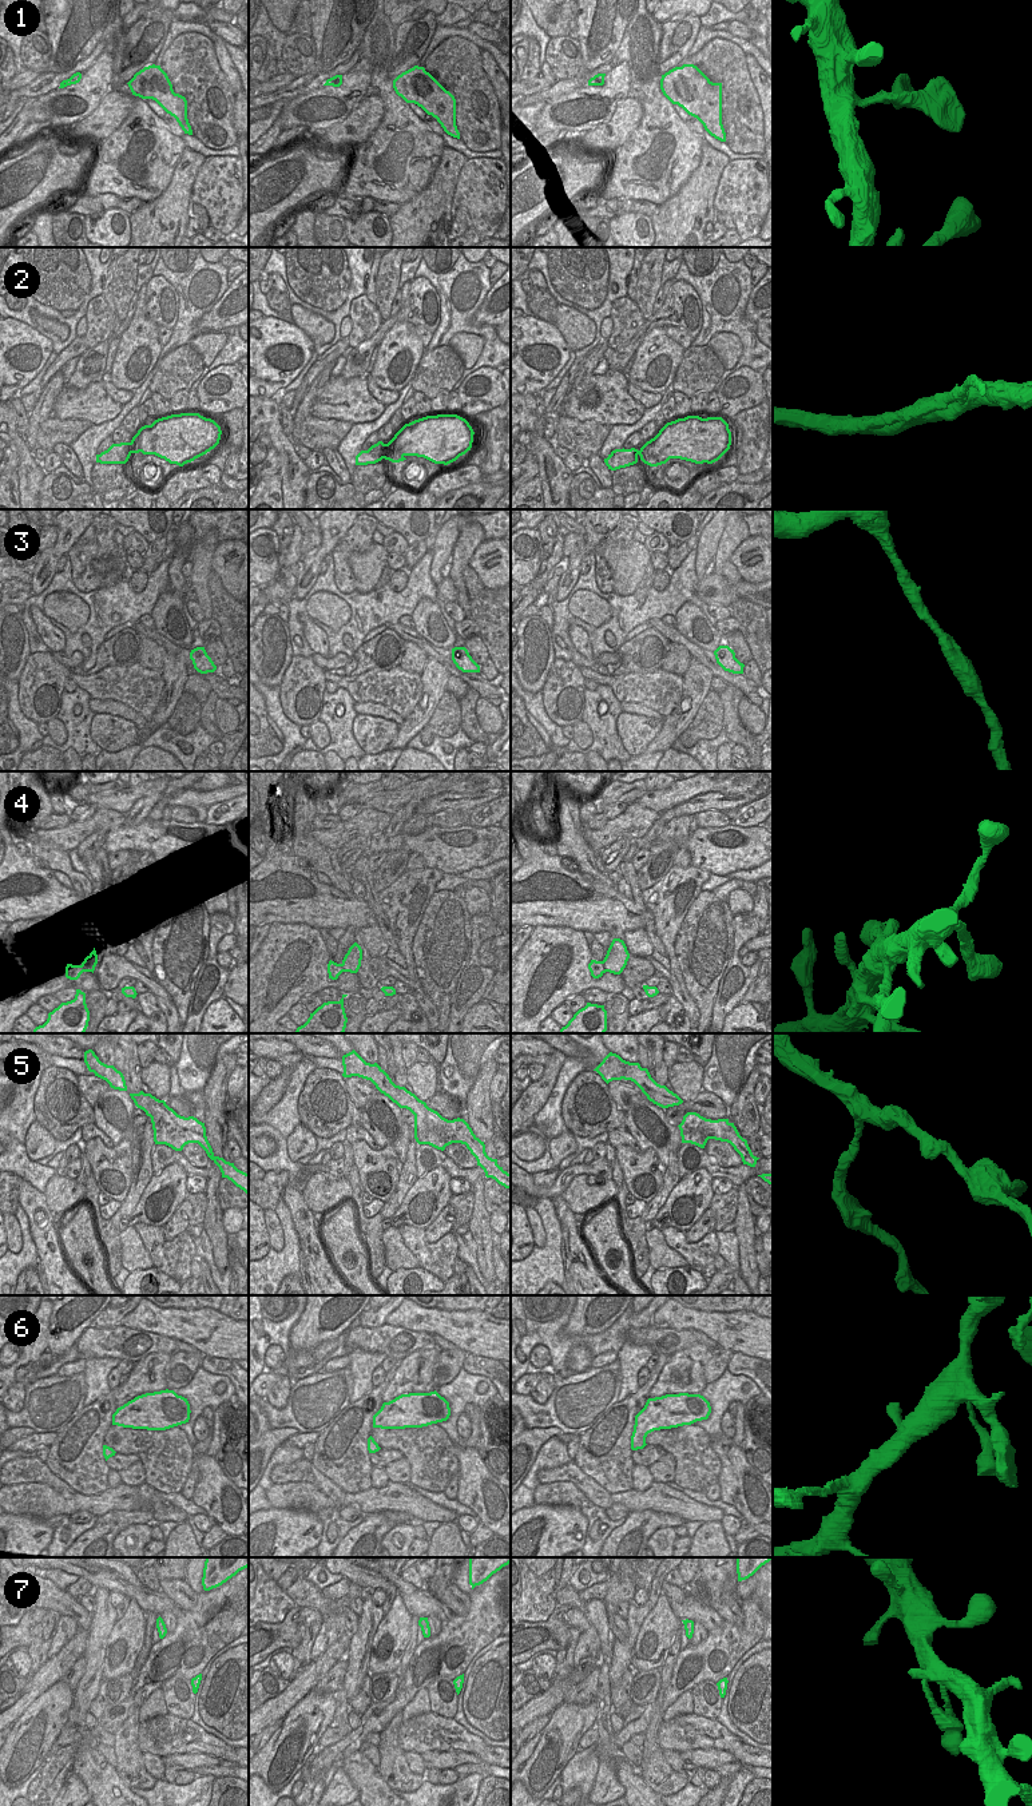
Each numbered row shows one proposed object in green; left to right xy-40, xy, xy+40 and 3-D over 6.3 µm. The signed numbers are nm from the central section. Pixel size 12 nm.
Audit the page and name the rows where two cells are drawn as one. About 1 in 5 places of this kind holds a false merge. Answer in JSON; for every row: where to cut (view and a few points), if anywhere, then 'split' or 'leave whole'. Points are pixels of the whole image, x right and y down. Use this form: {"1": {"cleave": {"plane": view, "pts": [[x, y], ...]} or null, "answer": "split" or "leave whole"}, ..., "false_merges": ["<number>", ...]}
{"1": {"cleave": null, "answer": "leave whole"}, "2": {"cleave": null, "answer": "leave whole"}, "3": {"cleave": null, "answer": "leave whole"}, "4": {"cleave": null, "answer": "leave whole"}, "5": {"cleave": null, "answer": "leave whole"}, "6": {"cleave": null, "answer": "leave whole"}, "7": {"cleave": null, "answer": "leave whole"}, "false_merges": []}

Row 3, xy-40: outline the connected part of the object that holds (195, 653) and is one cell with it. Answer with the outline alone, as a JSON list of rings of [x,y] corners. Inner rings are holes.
[[[205,647],[191,650],[190,659],[192,660],[194,668],[201,674],[214,672],[217,670]]]

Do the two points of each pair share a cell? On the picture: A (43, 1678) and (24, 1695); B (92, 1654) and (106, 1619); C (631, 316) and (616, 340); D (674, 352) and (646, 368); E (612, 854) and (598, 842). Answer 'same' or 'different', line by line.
A: same
B: same
C: same
D: same
E: different

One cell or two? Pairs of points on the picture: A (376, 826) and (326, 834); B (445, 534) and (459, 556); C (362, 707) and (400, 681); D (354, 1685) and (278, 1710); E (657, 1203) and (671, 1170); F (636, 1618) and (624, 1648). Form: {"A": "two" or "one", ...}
{"A": "one", "B": "two", "C": "two", "D": "two", "E": "one", "F": "one"}

